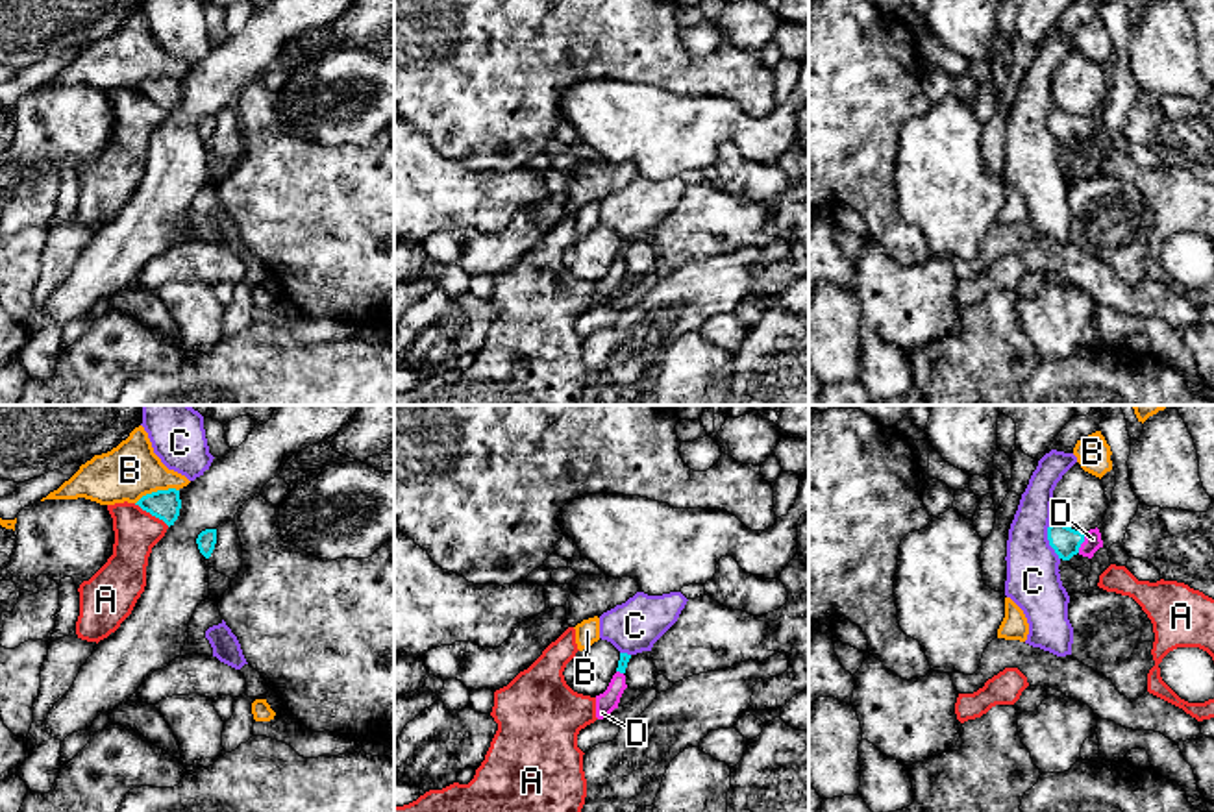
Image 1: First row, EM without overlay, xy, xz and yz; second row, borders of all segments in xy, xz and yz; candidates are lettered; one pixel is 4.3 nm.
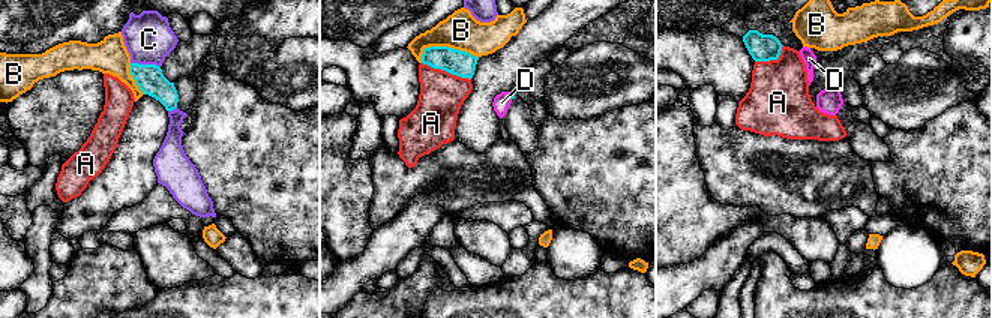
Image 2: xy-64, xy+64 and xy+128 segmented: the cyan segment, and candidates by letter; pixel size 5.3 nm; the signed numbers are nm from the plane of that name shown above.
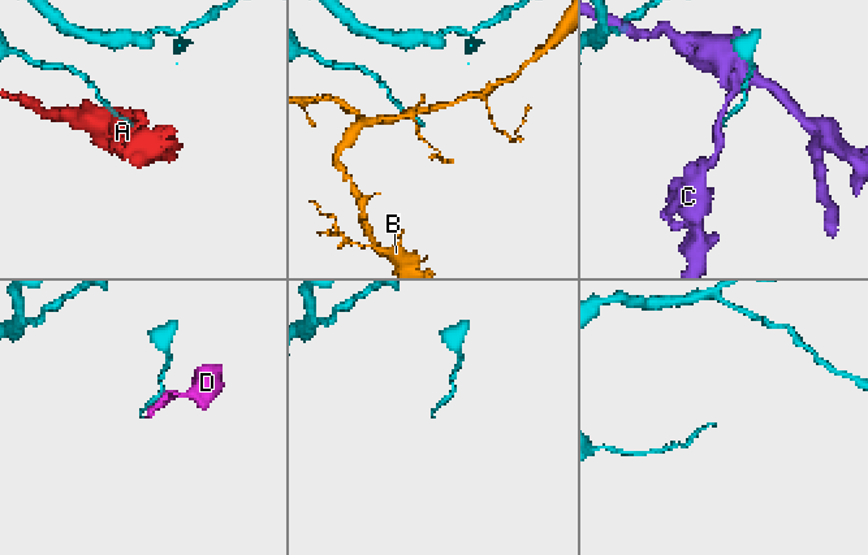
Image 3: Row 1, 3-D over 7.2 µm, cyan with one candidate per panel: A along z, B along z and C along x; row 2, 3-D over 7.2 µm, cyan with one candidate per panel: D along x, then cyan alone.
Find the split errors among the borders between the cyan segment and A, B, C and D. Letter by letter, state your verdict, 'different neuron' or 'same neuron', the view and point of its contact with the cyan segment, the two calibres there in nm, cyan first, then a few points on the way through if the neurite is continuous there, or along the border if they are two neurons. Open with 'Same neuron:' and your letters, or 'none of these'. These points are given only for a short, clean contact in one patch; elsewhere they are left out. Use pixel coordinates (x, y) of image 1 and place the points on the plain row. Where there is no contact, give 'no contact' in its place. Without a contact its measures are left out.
Same neuron: D
A: different neuron; meets cyan in xy at (152, 100); 130 nm thick on the cyan side, 190 nm on the other
B: different neuron; meets cyan in xy at (158, 76); 130 nm thick on the cyan side, 240 nm on the other
C: different neuron; meets cyan in yz at (1048, 123); 120 nm thick on the cyan side, 240 nm on the other
D: same neuron; meets cyan in yz at (1083, 126); 120 nm thick on the cyan side, 80 nm on the other

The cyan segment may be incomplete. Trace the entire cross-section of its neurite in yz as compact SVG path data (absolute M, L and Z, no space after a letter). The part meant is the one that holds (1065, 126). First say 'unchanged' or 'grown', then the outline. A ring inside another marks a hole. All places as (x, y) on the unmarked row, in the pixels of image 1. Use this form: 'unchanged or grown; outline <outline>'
grown; outline M1055 102L1049 105L1047 126L1062 146L1070 146L1077 139L1092 144L1094 139L1103 133L1101 118L1097 113L1090 117L1075 117Z

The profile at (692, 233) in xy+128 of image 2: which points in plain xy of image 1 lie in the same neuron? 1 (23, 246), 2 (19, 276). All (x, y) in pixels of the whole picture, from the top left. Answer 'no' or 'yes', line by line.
1: yes
2: yes

